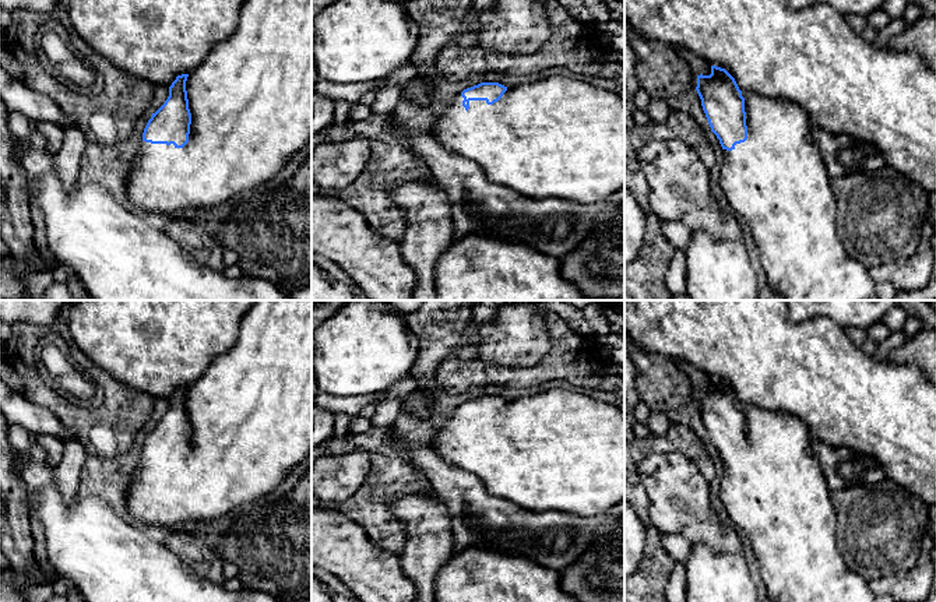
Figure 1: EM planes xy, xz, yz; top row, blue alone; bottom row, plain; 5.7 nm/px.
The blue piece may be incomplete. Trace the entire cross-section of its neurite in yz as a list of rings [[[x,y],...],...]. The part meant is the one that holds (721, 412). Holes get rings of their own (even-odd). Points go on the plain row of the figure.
[[[711,379],[710,388],[697,388],[696,404],[722,460],[719,499],[733,528],[752,543],[767,596],[773,602],[876,602],[869,582],[847,567],[837,548],[837,515],[820,464],[809,451],[812,436],[805,422],[781,411],[756,406],[743,411],[735,391],[717,379]]]

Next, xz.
[[[553,388],[507,401],[481,395],[460,405],[430,441],[450,465],[476,475],[488,493],[532,513],[608,513],[624,499],[624,413],[595,397]]]

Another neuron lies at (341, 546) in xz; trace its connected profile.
[[[312,508],[312,566],[335,575],[359,602],[418,599],[400,556],[374,545],[362,525],[335,510]]]

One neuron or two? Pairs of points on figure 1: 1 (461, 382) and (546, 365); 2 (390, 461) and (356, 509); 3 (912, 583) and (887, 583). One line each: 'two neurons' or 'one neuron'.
1: one neuron
2: one neuron
3: one neuron

